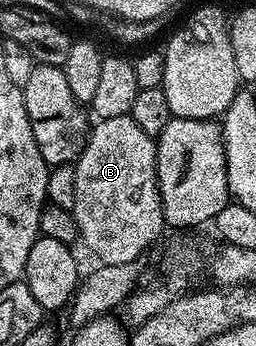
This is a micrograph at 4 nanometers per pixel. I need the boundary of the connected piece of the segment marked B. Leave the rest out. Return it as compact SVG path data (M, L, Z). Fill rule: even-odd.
M133 118L100 119L90 128L89 140L75 162L75 203L73 218L77 221L80 240L102 265L134 263L137 256L166 228L161 192L157 186L157 143L139 128Z

